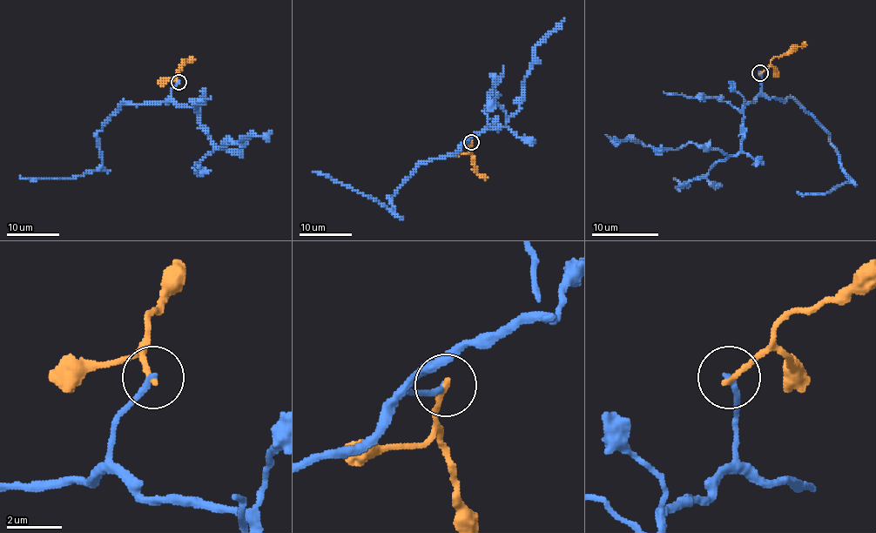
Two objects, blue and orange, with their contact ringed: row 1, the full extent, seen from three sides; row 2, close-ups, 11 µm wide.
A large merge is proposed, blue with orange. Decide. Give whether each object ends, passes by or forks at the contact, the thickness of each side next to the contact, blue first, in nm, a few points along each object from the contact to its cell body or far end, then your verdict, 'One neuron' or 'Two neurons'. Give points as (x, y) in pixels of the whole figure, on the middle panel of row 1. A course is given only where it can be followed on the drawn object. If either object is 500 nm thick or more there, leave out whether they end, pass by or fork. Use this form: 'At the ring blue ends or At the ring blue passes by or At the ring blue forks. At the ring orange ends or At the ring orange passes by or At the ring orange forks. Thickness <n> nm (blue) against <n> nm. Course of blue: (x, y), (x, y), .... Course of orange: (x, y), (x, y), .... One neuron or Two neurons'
At the ring blue ends. At the ring orange ends. Thickness 220 nm (blue) against 220 nm. Course of blue: (471, 142), (463, 144), (452, 154), (422, 162), (389, 198), (395, 210), (393, 212), (313, 172). Course of orange: (471, 142), (469, 151), (474, 168), (487, 178). Two neurons

